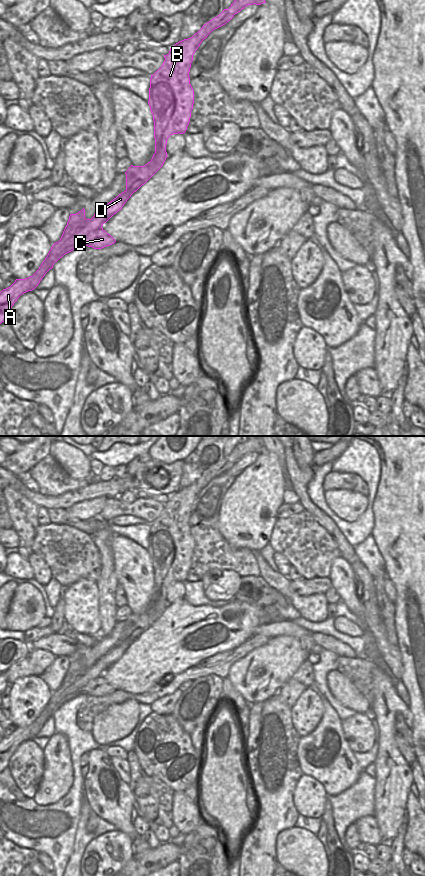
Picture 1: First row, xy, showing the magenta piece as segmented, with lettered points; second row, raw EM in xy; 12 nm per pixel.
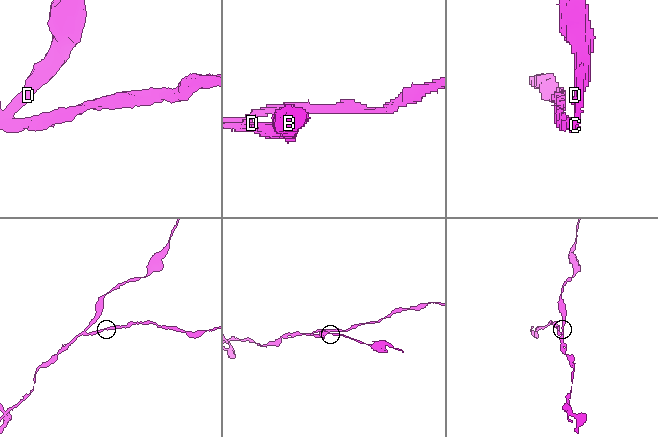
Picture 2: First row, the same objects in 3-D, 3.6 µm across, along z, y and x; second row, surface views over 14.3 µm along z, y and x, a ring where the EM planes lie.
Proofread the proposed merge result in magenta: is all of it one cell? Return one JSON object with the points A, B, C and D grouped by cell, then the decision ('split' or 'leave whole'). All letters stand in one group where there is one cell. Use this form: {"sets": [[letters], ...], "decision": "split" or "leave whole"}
{"sets": [["A", "B", "D"], ["C"]], "decision": "split"}

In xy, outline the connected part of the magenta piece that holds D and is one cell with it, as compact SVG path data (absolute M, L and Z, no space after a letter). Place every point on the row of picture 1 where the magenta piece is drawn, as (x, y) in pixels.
M234 0L228 9L224 9L221 14L204 24L202 28L192 37L176 43L170 48L169 53L164 55L165 60L162 66L153 75L151 75L150 79L148 104L153 115L155 138L155 153L153 154L151 161L144 166L131 165L125 172L126 190L110 201L101 210L96 212L91 219L85 218L84 208L76 214L70 214L69 220L60 240L52 245L51 250L39 269L28 278L16 279L10 287L3 289L0 292L0 324L7 320L9 311L17 299L22 294L34 290L45 274L53 268L55 262L57 262L65 254L78 248L78 241L86 238L92 231L102 228L104 223L106 223L114 214L122 209L131 195L142 185L144 185L163 166L166 158L168 157L166 152L168 138L173 134L185 133L190 122L191 111L194 104L194 90L190 84L189 72L195 51L213 30L225 25L234 17L235 14L240 12L246 6L253 4L261 5L263 3L266 3L265 0Z

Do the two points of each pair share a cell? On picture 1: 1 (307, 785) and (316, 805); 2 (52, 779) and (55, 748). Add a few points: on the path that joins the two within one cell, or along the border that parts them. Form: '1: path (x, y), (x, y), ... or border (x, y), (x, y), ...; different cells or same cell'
1: path (308, 790), (311, 800); same cell
2: path (55, 771), (55, 756); same cell

